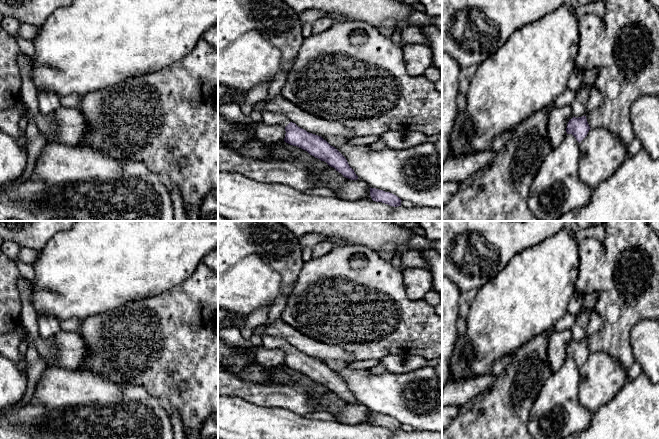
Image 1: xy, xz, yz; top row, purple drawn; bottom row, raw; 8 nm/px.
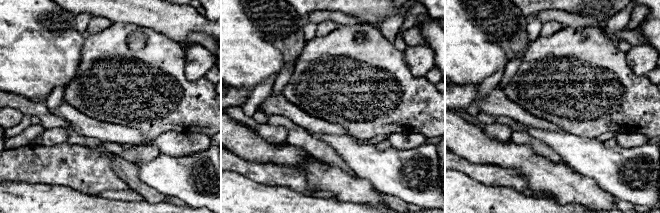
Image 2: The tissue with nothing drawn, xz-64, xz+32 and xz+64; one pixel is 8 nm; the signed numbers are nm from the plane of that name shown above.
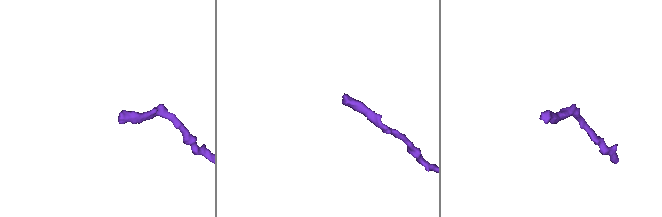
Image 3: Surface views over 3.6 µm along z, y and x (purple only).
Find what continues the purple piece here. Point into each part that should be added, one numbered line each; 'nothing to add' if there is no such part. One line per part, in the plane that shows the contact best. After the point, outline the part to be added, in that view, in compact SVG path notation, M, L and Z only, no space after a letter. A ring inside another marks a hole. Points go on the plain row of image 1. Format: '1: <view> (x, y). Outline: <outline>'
1: xz (270, 342). Outline: M264 326L255 328L253 334L259 335L262 338L262 346L267 349L279 348L285 352L291 346L289 342L282 338L267 335Z

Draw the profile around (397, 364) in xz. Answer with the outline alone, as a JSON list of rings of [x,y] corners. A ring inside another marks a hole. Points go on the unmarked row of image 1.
[[[389,354],[380,359],[379,364],[386,368],[386,372],[401,375],[427,366],[427,360],[421,356]]]

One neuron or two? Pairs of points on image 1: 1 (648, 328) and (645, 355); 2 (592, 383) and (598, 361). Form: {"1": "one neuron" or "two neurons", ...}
{"1": "one neuron", "2": "one neuron"}

